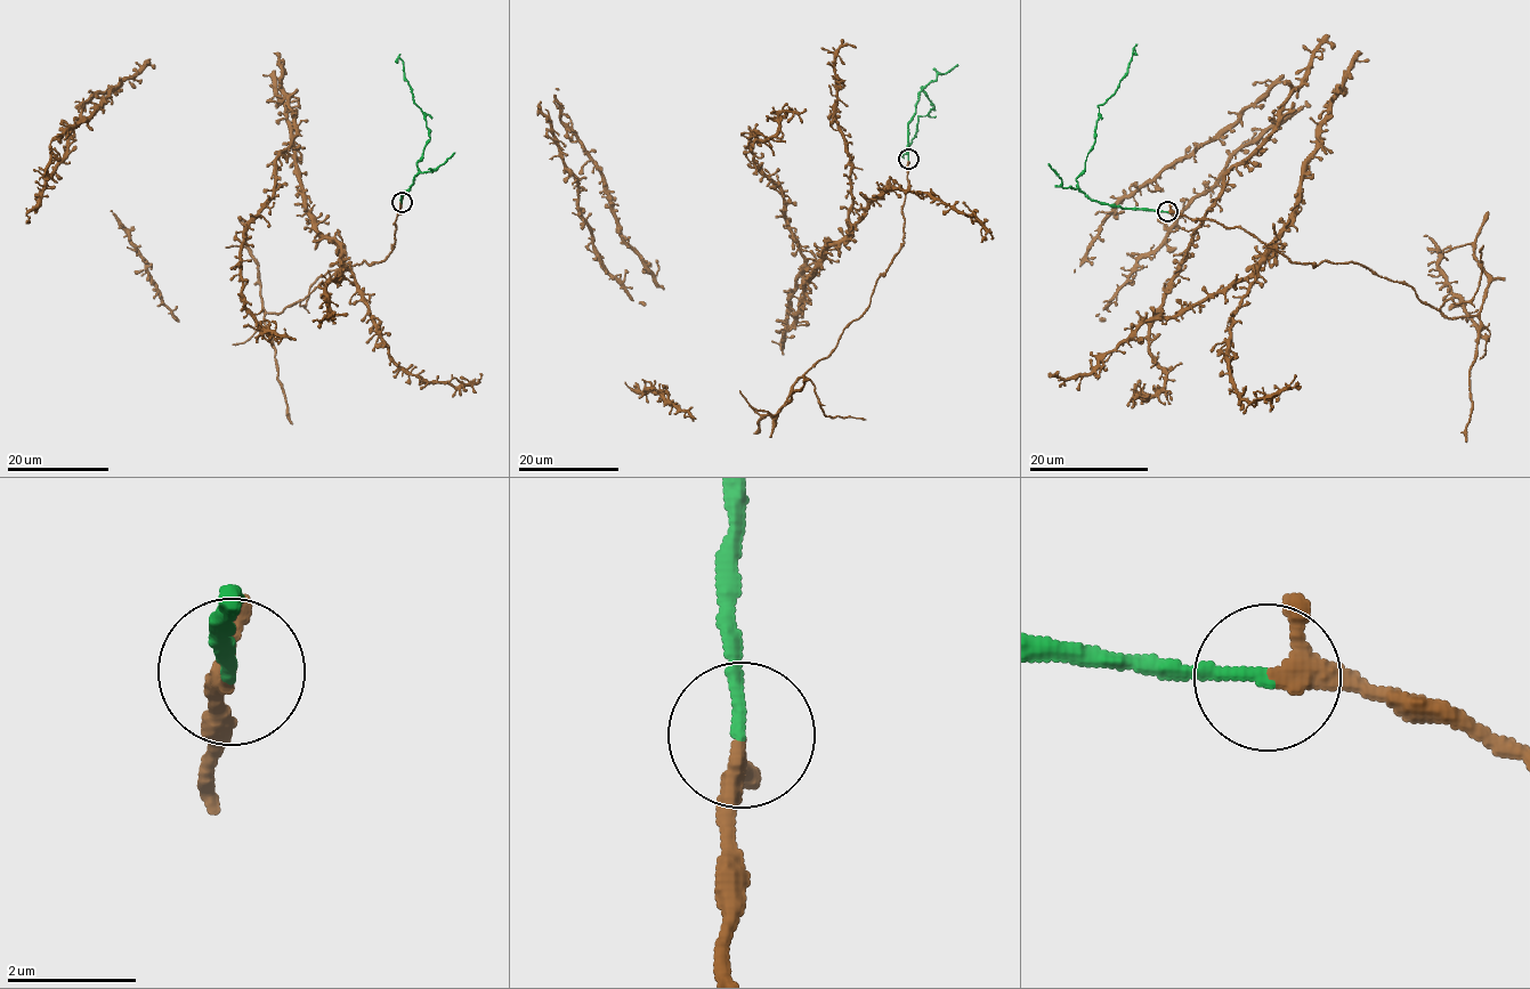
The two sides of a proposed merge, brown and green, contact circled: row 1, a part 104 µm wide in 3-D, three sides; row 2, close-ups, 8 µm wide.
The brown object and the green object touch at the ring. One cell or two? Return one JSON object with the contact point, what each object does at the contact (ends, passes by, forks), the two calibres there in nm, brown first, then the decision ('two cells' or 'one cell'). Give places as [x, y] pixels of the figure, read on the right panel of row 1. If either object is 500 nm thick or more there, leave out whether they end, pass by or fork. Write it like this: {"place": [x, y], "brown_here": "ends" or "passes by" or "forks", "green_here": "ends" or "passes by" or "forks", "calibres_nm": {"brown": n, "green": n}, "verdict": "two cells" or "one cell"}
{"place": [1167, 211], "brown_here": "passes by", "green_here": "ends", "calibres_nm": {"brown": 240, "green": 200}, "verdict": "one cell"}

